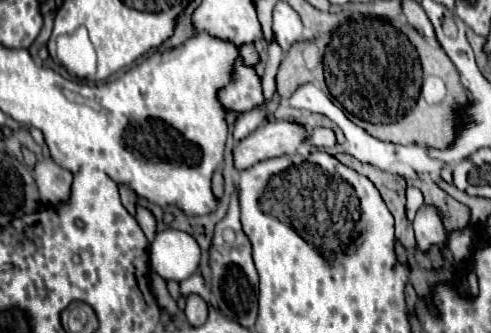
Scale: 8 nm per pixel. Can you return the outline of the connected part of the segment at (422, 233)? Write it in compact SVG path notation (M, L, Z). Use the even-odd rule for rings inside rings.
M423 204L413 220L415 238L419 252L427 254L431 246L445 242L445 226L443 226L443 214L437 206Z

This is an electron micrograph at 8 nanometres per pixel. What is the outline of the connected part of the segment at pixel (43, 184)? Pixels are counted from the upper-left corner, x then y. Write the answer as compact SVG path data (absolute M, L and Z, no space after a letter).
M43 158L35 166L35 182L41 194L43 204L59 206L69 200L71 196L71 184L73 184L73 174L59 164L53 164L51 158Z

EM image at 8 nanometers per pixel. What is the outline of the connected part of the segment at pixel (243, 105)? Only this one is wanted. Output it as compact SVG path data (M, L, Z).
M237 64L237 72L233 74L233 80L227 88L221 90L221 104L225 104L227 110L239 110L249 112L253 106L263 102L261 94L261 80L255 74L253 68L245 68L243 64Z

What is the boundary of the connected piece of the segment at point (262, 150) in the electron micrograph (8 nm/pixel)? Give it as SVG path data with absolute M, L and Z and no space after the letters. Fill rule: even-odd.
M271 120L265 122L257 132L241 140L233 154L237 170L245 170L261 160L269 160L283 154L295 154L297 148L309 138L305 126L291 120Z

